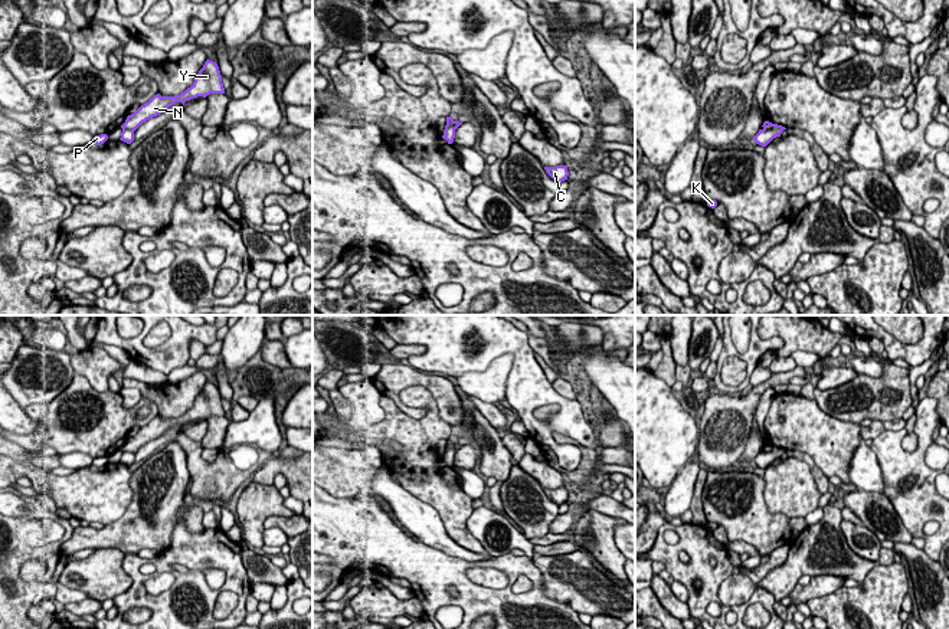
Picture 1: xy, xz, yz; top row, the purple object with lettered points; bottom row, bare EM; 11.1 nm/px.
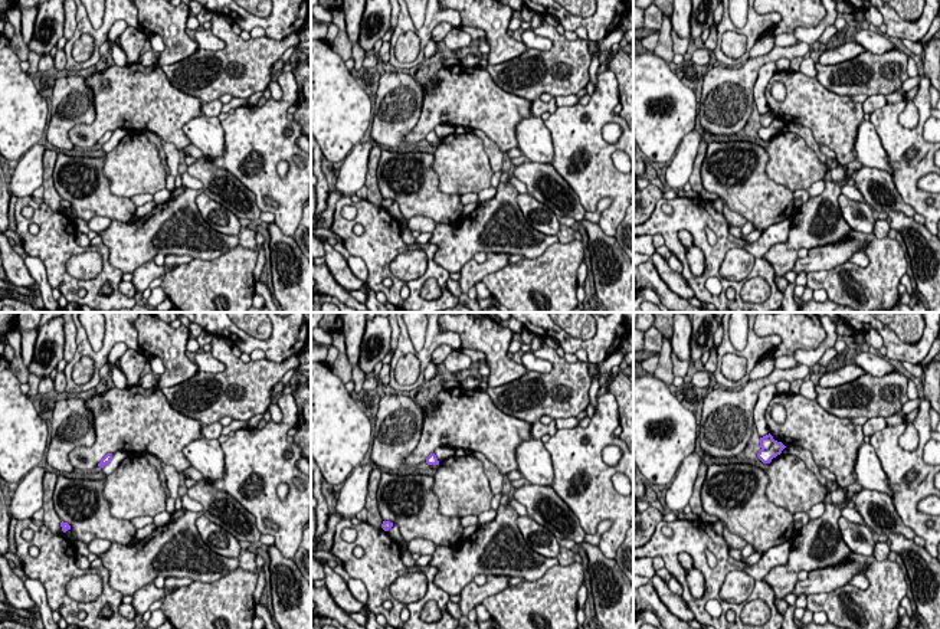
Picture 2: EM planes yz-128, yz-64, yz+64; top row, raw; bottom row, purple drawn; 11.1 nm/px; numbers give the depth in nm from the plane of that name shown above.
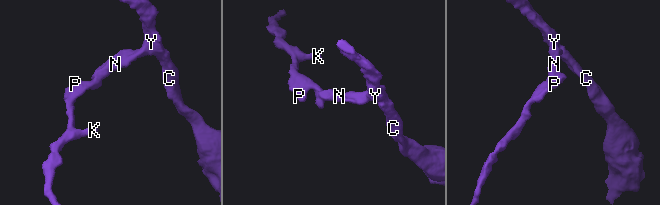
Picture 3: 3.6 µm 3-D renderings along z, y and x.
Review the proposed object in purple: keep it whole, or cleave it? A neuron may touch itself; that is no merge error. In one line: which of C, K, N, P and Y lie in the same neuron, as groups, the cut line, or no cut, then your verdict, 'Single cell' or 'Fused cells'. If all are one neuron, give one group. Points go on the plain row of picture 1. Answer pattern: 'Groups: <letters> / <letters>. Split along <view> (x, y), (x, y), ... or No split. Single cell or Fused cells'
Groups: C N Y / K P. Split along xy (123, 451), (133, 454). Fused cells

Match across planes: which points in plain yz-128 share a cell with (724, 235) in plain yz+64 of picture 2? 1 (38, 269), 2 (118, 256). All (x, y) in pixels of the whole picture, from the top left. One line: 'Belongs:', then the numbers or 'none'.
Belongs: none

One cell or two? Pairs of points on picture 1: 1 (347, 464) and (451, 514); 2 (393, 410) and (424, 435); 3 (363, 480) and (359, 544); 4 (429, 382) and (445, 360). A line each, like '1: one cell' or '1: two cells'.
1: two cells
2: one cell
3: two cells
4: two cells

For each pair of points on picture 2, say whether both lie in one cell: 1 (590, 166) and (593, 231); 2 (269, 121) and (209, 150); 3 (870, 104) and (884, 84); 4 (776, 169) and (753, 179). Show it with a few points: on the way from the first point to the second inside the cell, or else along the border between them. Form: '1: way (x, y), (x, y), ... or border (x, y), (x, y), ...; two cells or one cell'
1: border (598, 223), (608, 235), (613, 236); two cells
2: border (220, 121), (225, 150), (212, 161); two cells
3: border (886, 95), (868, 97); two cells
4: border (765, 148), (767, 154), (766, 174), (792, 192); two cells

